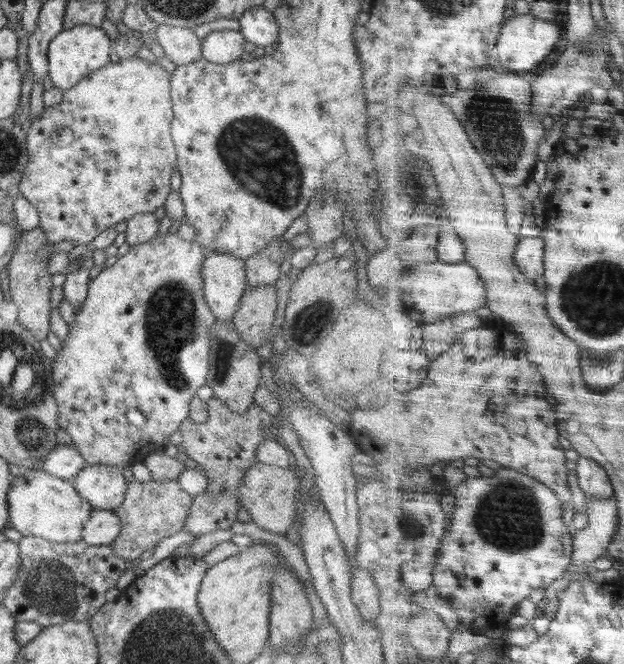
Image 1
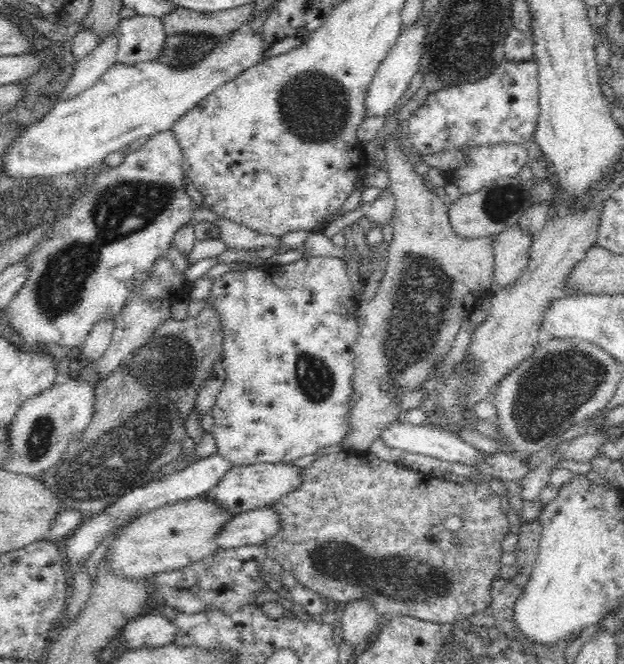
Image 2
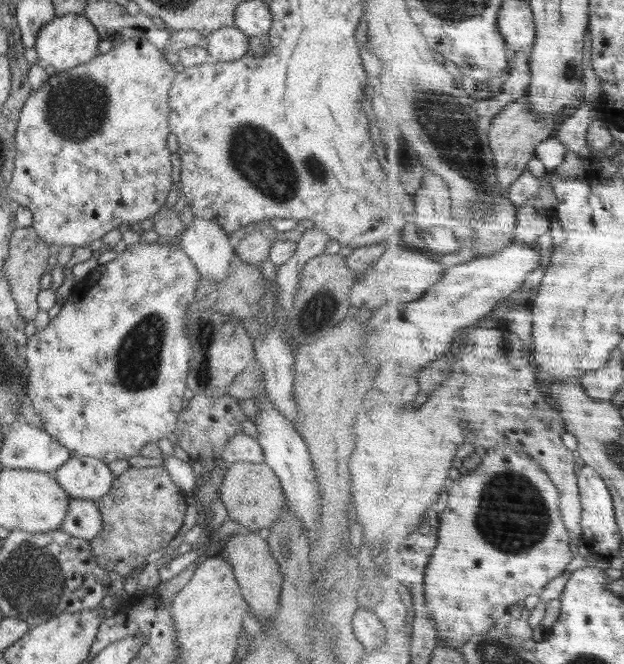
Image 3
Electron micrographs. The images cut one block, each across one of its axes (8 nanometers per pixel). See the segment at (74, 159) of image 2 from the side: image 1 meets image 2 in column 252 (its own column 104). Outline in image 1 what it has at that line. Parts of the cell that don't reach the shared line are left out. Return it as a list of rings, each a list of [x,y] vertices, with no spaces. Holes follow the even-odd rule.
[[[81,24],[62,30],[49,44],[48,84],[65,91],[91,72],[105,67],[110,62],[110,41],[111,38],[101,28],[92,25]]]

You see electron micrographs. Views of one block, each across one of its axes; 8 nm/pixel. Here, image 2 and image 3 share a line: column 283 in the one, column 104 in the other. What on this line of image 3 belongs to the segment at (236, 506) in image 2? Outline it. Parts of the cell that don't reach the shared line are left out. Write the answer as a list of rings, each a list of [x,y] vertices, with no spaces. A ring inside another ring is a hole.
[[[71,456],[53,475],[71,497],[93,502],[106,496],[114,482],[107,463],[92,456]]]

